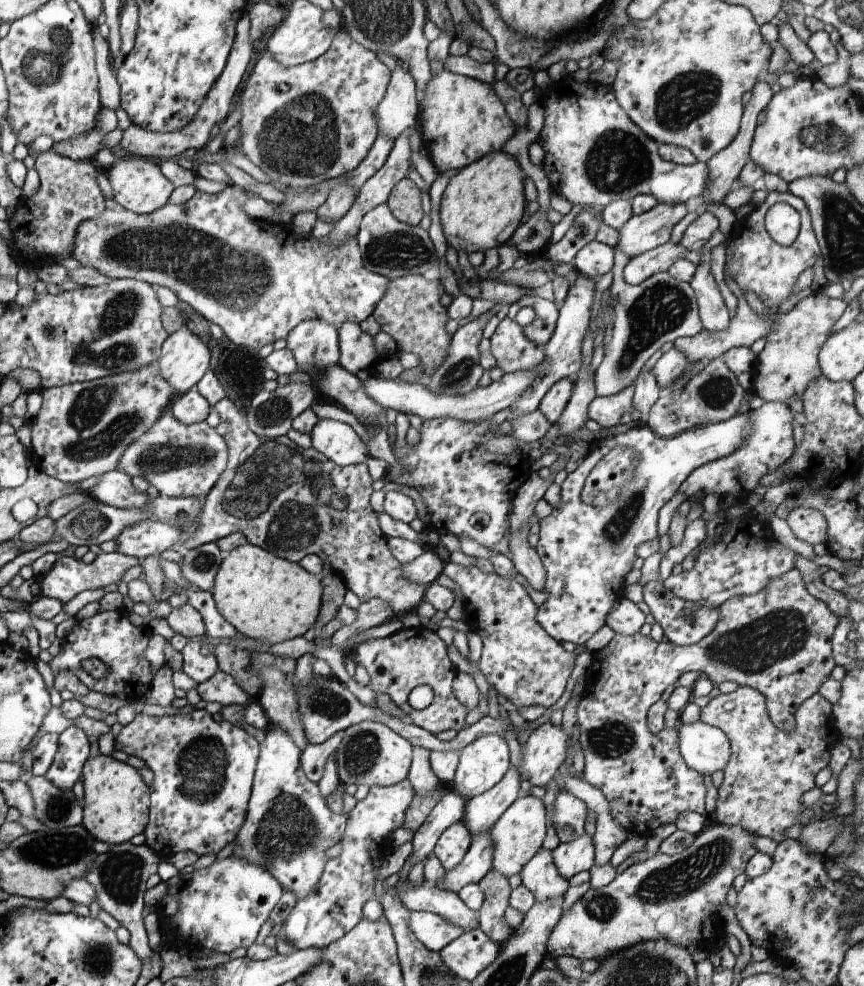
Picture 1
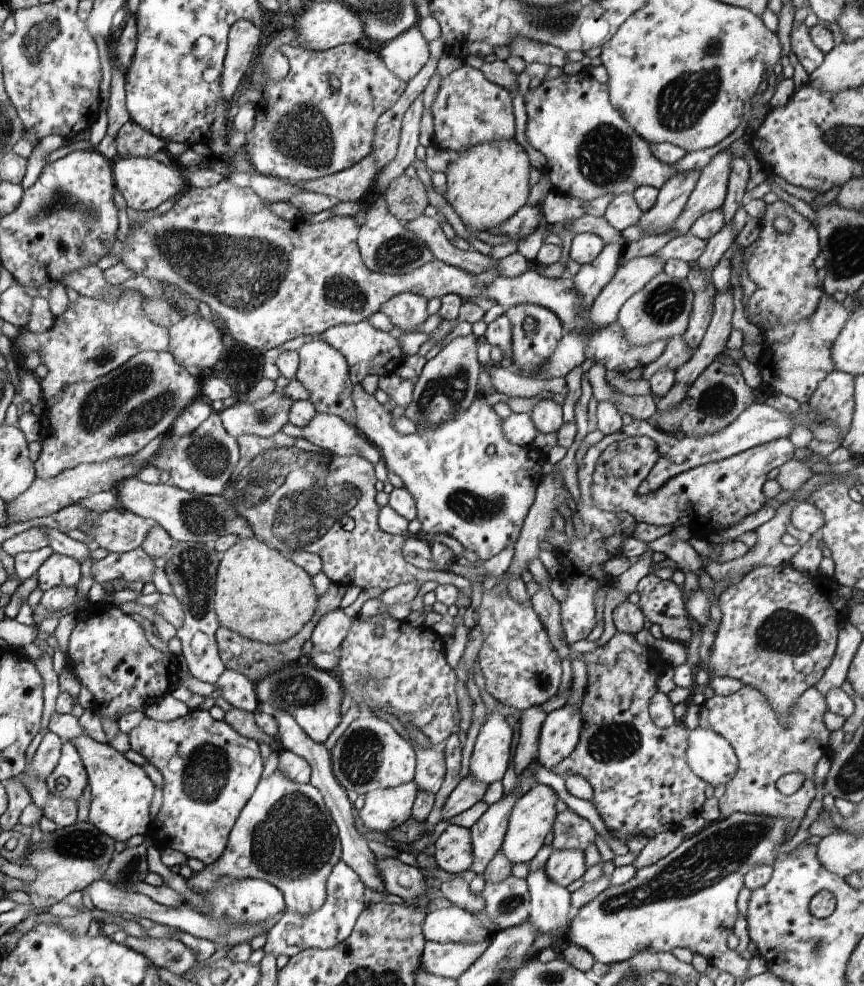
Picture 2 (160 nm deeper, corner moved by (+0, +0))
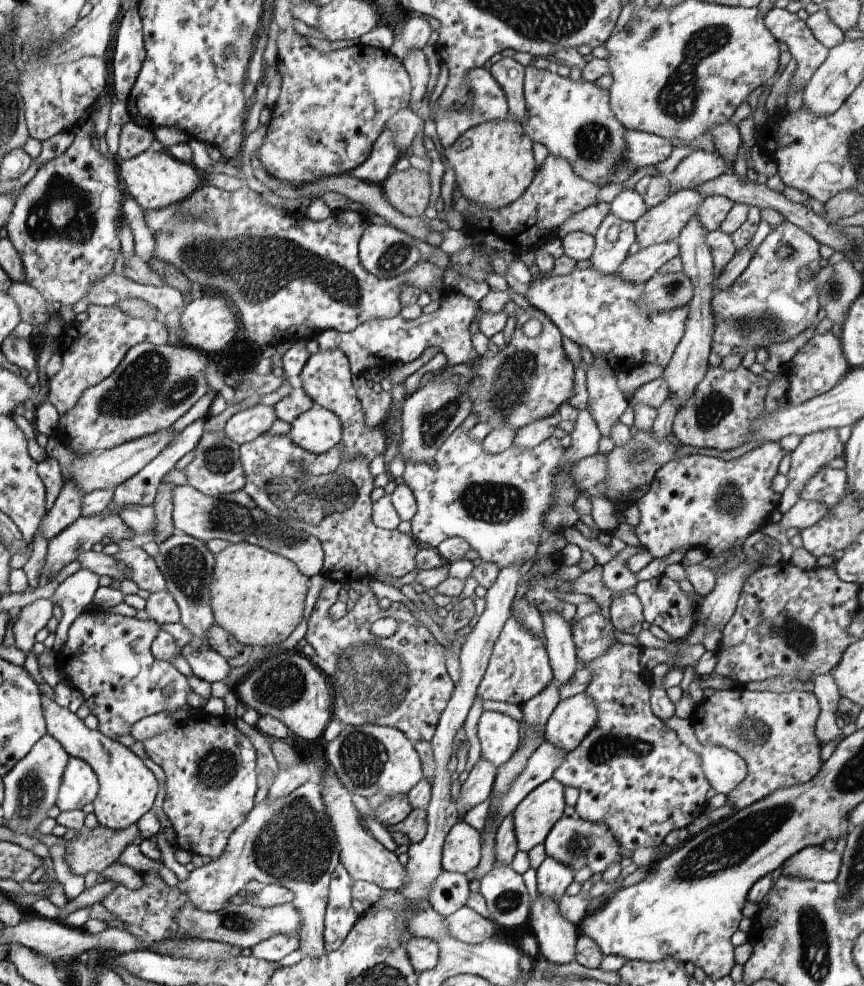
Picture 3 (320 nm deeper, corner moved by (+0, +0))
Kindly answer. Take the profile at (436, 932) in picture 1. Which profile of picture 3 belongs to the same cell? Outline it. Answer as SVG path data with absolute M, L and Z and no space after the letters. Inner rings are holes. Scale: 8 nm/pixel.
M464 906L446 917L449 931L459 940L468 944L481 943L486 938L499 936L499 929L492 920L484 918L473 908Z

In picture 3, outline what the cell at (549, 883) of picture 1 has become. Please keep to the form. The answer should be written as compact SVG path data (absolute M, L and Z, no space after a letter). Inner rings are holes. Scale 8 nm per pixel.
M538 895L532 904L528 922L539 944L539 952L548 961L563 965L575 960L579 936L576 935L576 925L560 914L558 903L558 899Z

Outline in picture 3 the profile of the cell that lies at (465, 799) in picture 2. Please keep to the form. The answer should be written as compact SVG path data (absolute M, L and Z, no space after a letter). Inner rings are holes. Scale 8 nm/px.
M480 757L468 775L464 774L458 806L472 808L484 802L493 792L497 768L487 758Z

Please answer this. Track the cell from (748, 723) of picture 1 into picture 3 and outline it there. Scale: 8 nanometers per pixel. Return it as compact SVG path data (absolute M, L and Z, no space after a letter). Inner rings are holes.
M743 686L728 690L715 691L706 697L689 718L699 737L712 745L727 748L739 754L747 764L746 778L727 794L727 804L734 804L734 809L743 809L753 805L758 799L773 793L777 788L784 788L798 783L808 782L820 770L821 744L815 735L815 726L821 708L816 695L811 691L751 691Z

